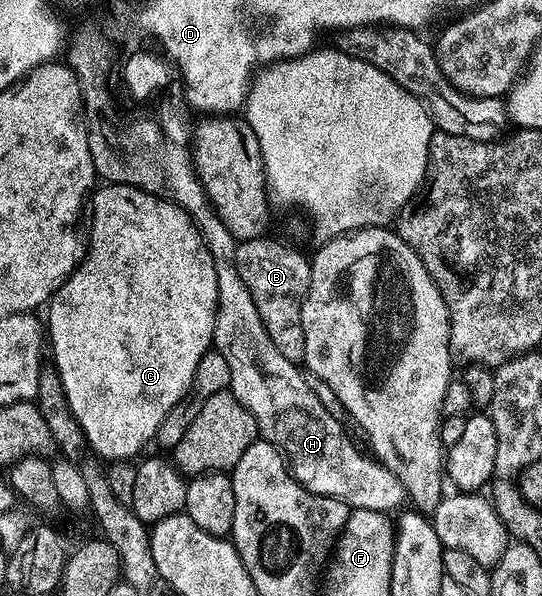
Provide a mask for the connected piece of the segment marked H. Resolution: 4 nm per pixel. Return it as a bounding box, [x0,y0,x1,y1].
[187,189,405,513]

